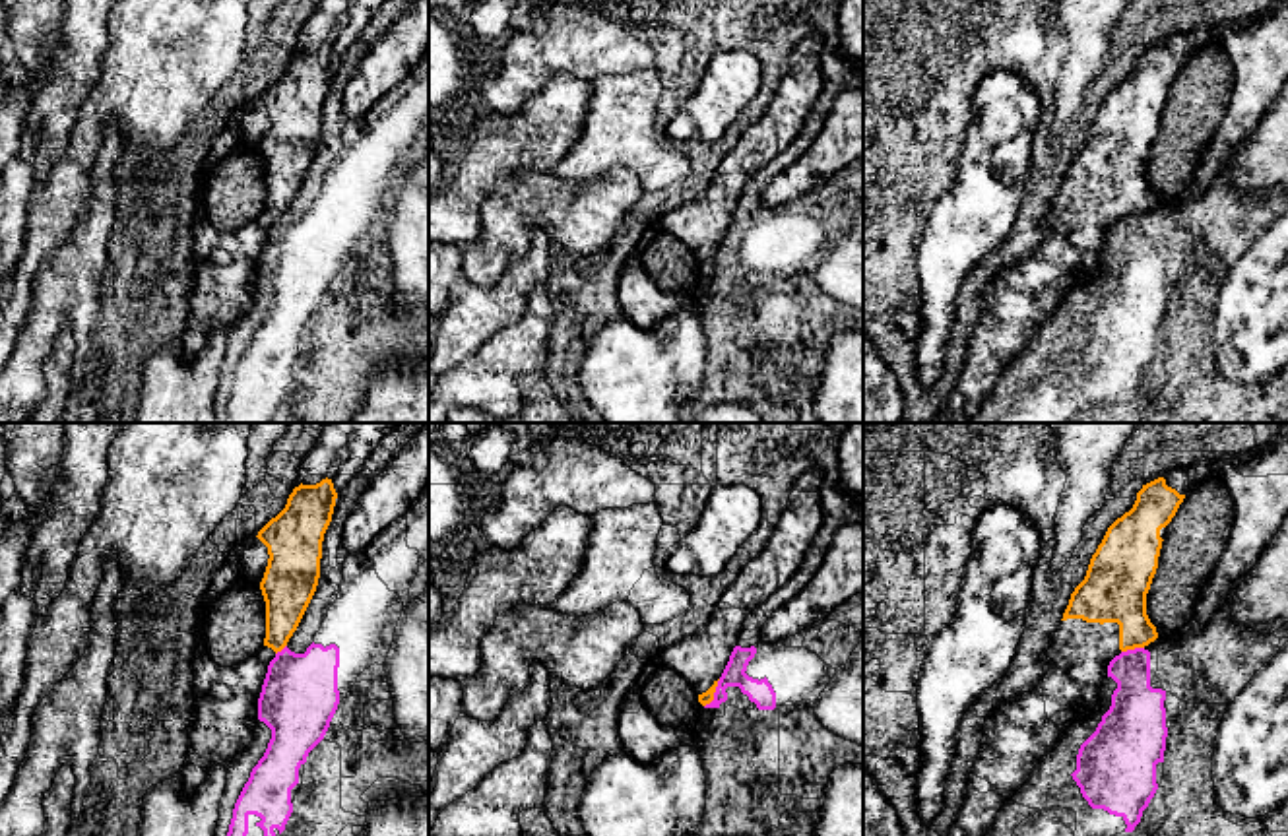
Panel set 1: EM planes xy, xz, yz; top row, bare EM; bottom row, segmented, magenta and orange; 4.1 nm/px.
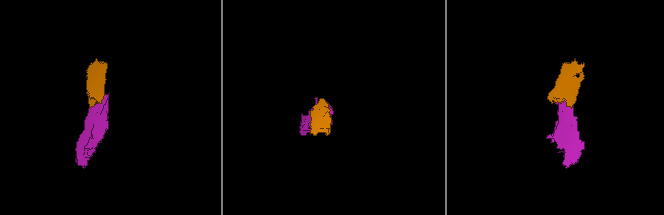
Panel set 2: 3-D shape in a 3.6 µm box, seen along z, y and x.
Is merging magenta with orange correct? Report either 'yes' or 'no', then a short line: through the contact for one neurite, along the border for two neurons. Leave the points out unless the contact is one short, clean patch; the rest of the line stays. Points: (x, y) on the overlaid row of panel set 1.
no; line xz (720, 679), (714, 697), (705, 707)

